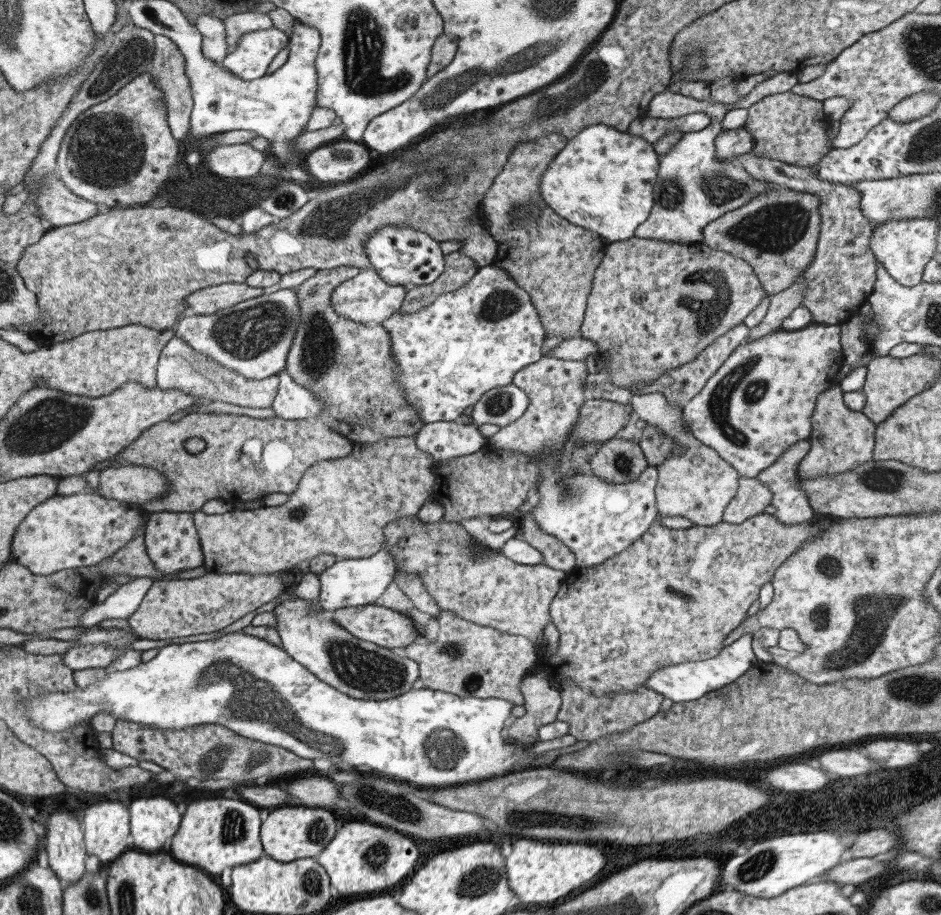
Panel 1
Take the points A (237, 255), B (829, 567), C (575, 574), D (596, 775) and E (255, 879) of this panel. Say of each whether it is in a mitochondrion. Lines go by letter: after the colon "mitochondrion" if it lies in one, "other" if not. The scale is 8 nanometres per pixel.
A: other
B: mitochondrion
C: other
D: other
E: other

